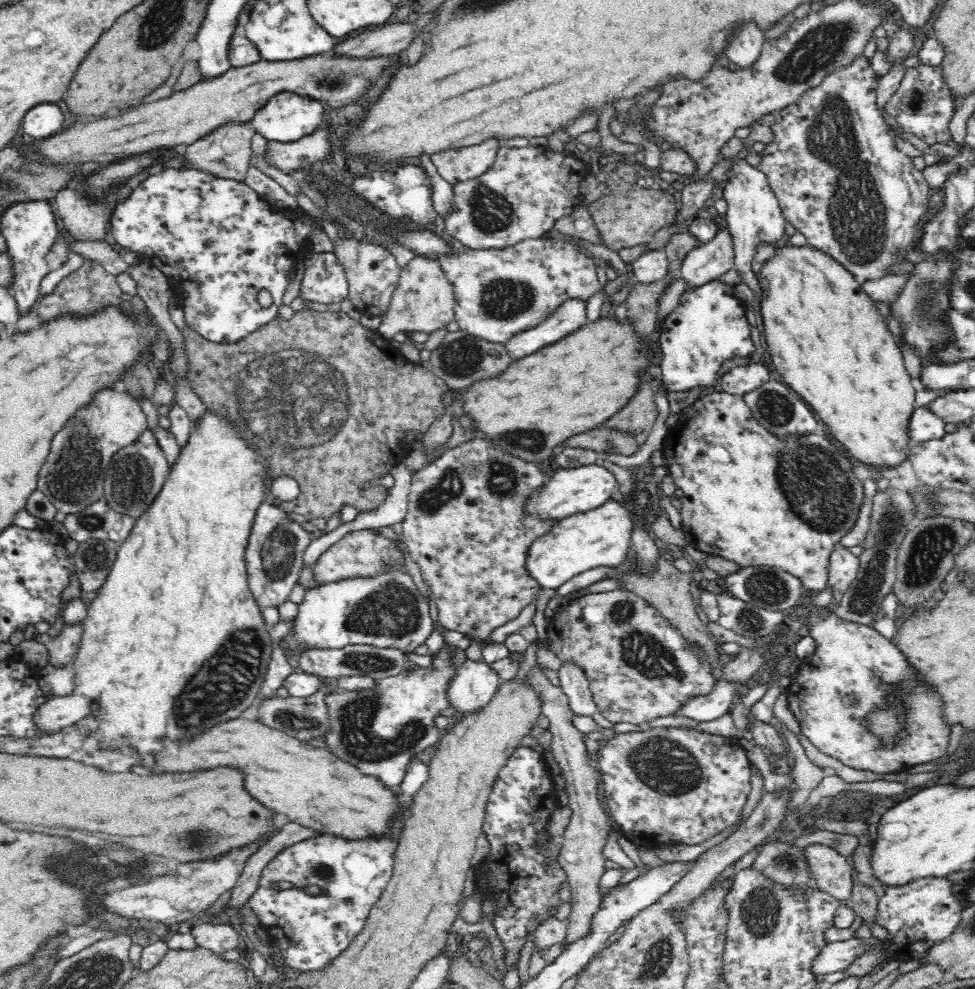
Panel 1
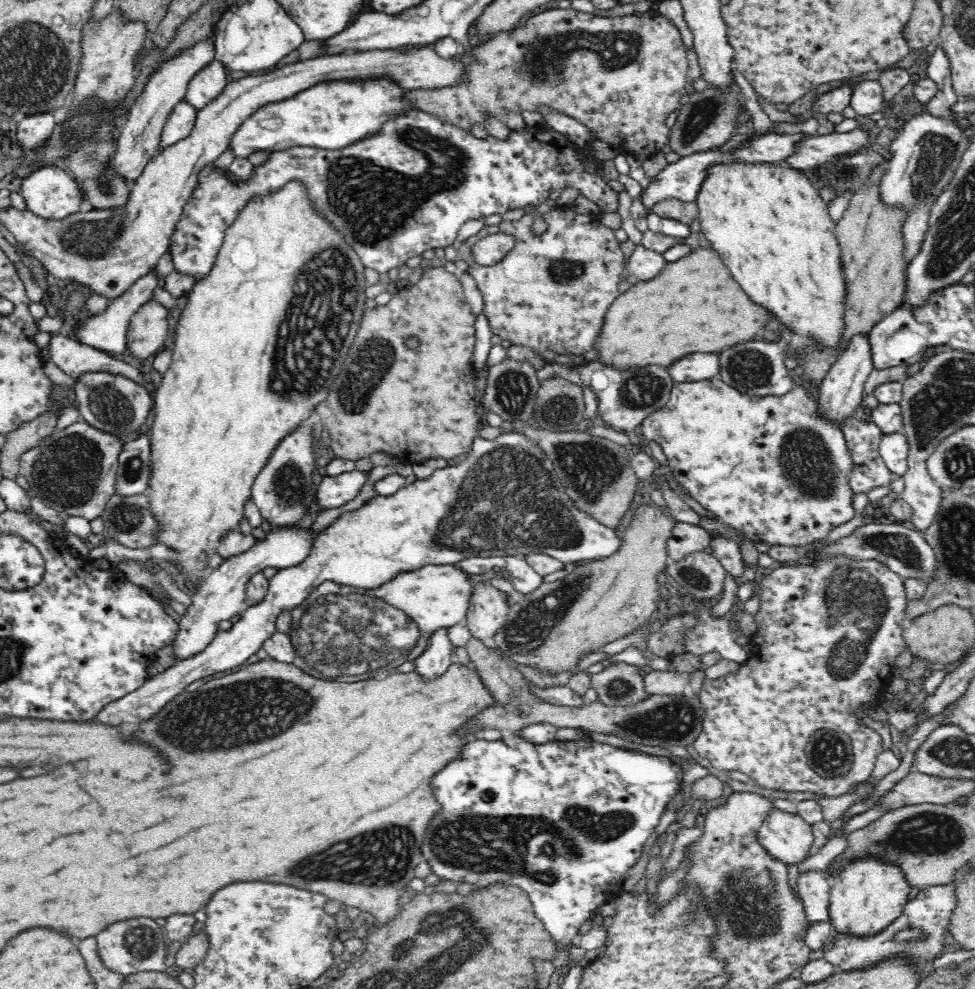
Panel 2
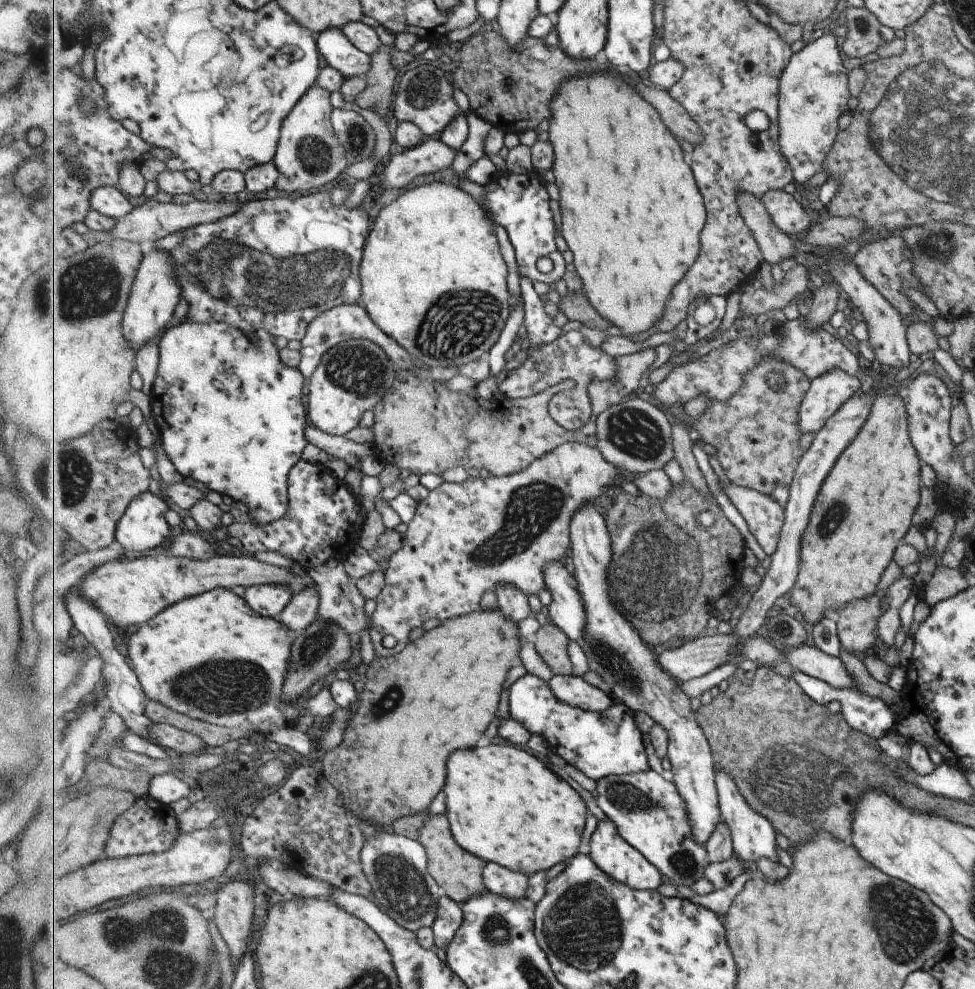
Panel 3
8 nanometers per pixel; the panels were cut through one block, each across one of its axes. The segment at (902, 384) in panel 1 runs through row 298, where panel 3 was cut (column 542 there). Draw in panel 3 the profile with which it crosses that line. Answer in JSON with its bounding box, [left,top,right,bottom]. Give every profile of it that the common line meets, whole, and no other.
[445,744,587,875]

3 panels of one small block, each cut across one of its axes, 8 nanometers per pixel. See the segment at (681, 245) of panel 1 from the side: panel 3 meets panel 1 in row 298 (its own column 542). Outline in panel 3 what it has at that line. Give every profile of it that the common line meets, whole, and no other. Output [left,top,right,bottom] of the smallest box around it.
[532,623,575,675]

